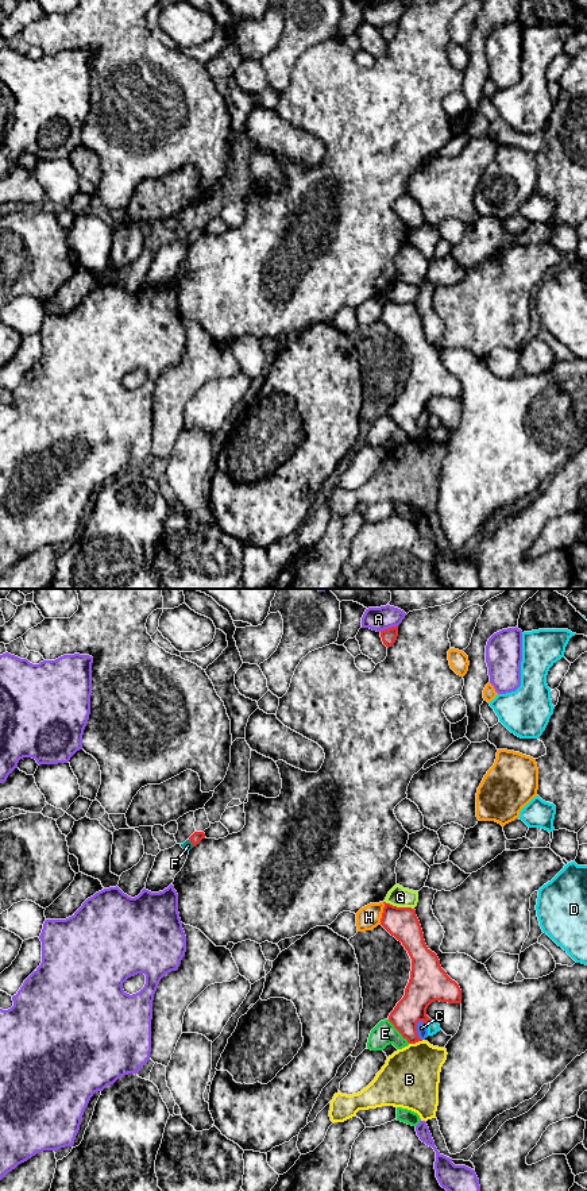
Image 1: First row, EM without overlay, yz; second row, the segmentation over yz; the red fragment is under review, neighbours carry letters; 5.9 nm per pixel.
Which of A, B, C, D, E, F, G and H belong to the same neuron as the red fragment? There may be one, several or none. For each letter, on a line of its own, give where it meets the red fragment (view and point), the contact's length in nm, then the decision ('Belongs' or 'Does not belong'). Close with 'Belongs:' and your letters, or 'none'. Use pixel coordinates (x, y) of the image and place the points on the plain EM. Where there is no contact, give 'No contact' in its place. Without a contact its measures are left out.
A: Touches red at yz (389, 23). Shared border 110 nm. Does not belong
B: Touches red at yz (416, 436). Shared border 90 nm. Does not belong
C: Touches red at yz (416, 426). Shared border 130 nm. Does not belong
D: Touches red at yz (428, 417). Shared border 40 nm. Does not belong
E: Touches red at yz (398, 426). Shared border 190 nm. Does not belong
F: Touches red at yz (192, 238). Shared border 50 nm. Belongs
G: Touches red at yz (400, 303). Shared border 180 nm. Does not belong
H: Touches red at yz (382, 308). Shared border 140 nm. Does not belong
Belongs: F

